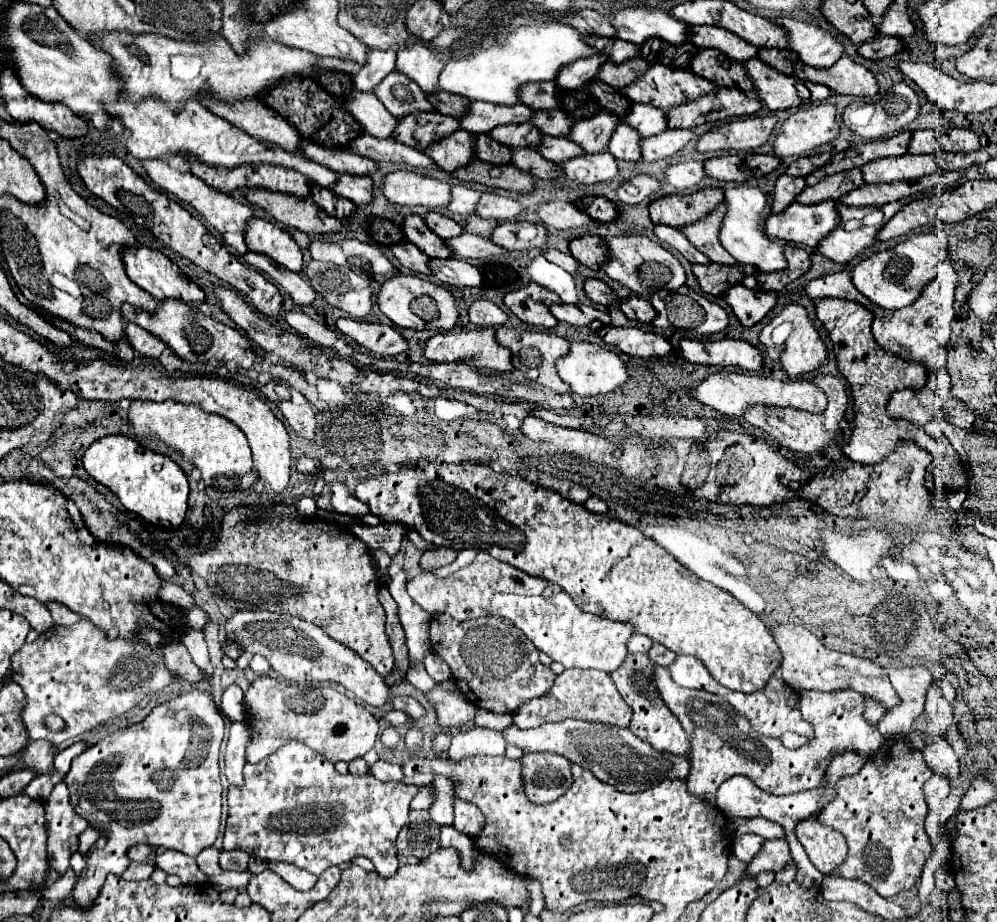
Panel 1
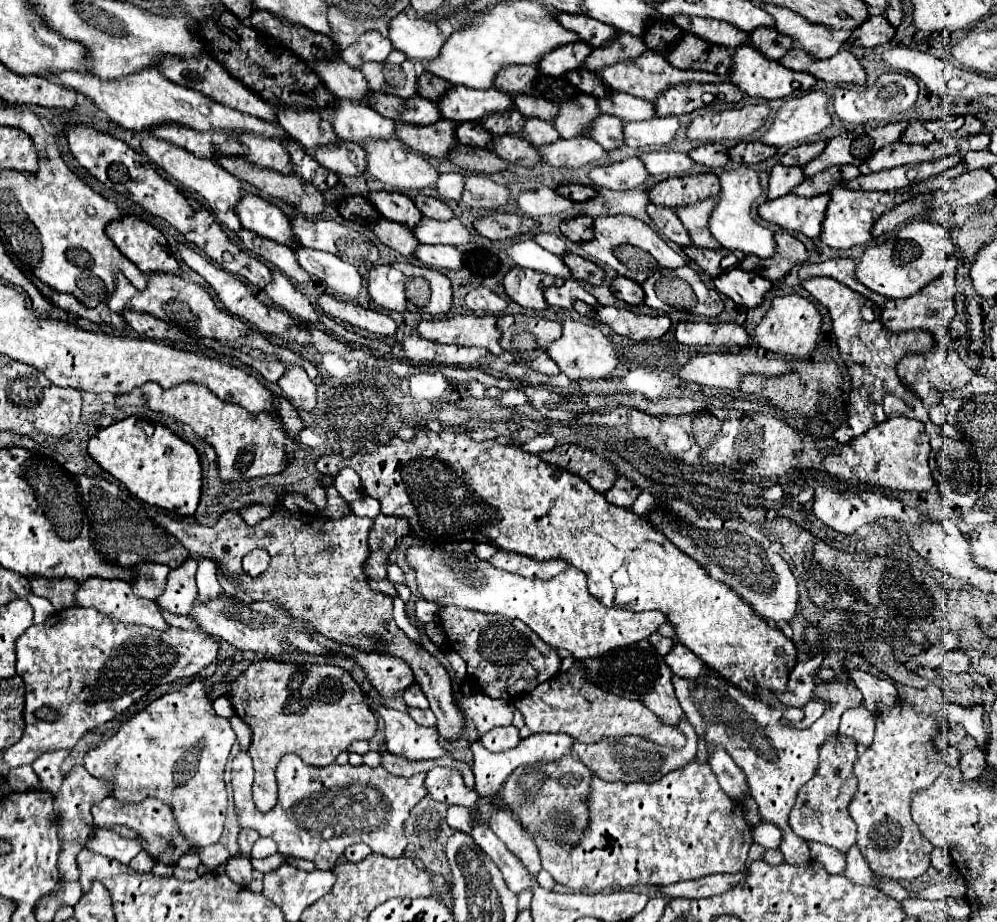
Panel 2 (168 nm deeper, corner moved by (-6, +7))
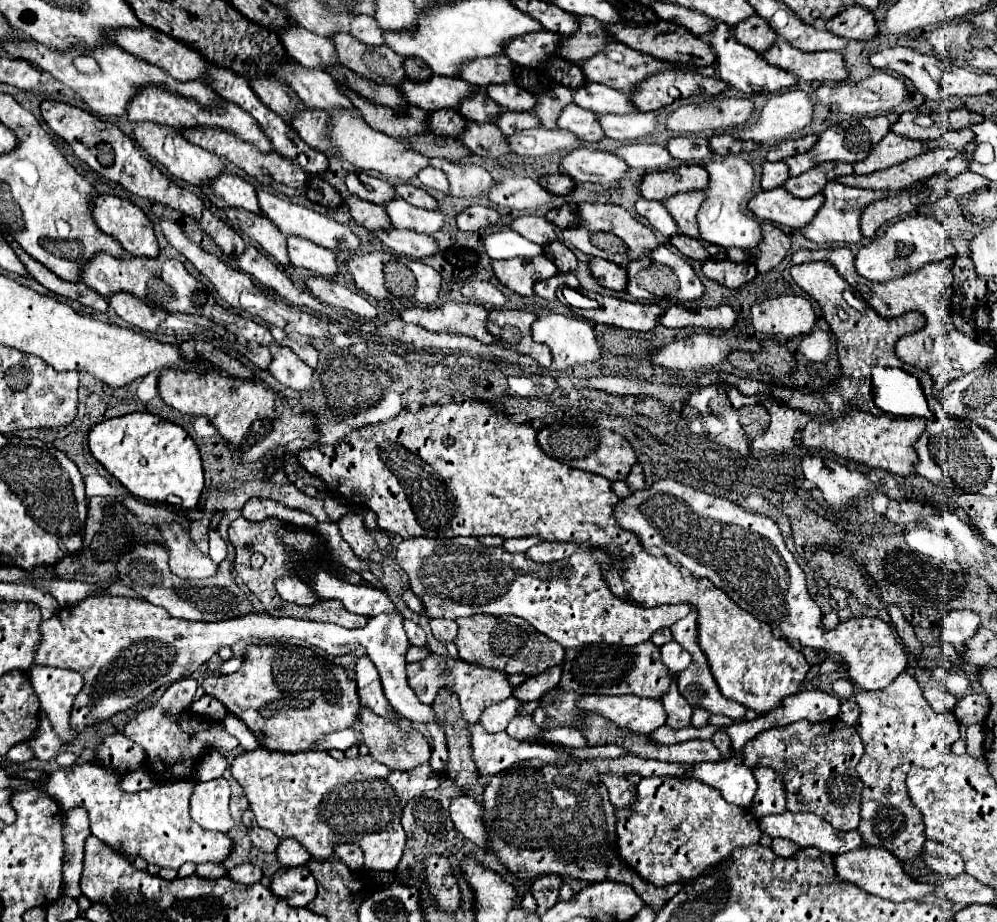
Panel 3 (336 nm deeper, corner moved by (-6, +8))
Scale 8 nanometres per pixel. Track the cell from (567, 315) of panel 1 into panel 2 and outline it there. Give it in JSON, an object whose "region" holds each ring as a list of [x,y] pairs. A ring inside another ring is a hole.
{"region":[[[567,279],[561,287],[547,287],[545,289],[545,299],[549,305],[555,307],[563,307],[563,309],[571,309],[575,301],[585,301],[587,305],[599,305],[597,299],[587,293],[575,279]]]}

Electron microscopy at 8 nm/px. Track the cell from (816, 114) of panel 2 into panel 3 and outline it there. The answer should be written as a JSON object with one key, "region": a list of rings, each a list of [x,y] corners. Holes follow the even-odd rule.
{"region":[[[785,92],[773,96],[765,104],[761,118],[737,130],[735,136],[753,142],[783,142],[813,122],[813,110],[815,102],[807,92]]]}

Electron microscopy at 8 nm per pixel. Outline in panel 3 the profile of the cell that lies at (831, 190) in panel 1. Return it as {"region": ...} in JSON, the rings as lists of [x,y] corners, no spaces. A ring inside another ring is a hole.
{"region":[[[827,162],[827,164],[819,164],[811,170],[803,172],[801,176],[789,178],[785,182],[785,188],[795,198],[809,198],[809,196],[819,194],[827,182],[835,180],[841,174],[853,174],[853,166],[839,164],[839,162]]]}

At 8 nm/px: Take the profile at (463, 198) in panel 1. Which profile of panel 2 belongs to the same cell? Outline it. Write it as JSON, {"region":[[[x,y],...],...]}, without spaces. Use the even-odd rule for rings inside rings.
{"region":[[[439,173],[435,181],[435,189],[443,199],[459,201],[459,195],[463,193],[463,175],[461,173]]]}

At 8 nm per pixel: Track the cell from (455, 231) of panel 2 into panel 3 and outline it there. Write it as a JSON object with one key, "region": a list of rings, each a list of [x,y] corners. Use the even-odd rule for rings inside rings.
{"region":[[[395,198],[385,204],[385,212],[389,214],[393,226],[401,230],[415,230],[419,234],[435,234],[445,226],[445,216],[435,210],[423,210],[417,206],[407,204],[403,198]]]}

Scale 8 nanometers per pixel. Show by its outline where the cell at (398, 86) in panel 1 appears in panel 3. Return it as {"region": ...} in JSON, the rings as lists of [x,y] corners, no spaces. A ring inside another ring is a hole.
{"region":[[[337,34],[333,38],[337,46],[337,56],[343,66],[353,70],[355,74],[379,82],[379,84],[391,84],[399,86],[405,82],[405,70],[403,62],[405,58],[399,58],[389,46],[363,46],[359,40],[355,40],[351,34]]]}

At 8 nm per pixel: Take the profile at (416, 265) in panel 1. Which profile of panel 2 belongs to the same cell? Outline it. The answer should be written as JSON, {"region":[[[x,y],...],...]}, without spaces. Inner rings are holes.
{"region":[[[377,219],[373,225],[373,233],[377,235],[377,239],[395,249],[397,253],[405,255],[405,257],[413,257],[413,251],[419,243],[415,243],[415,237],[409,233],[407,225],[389,221],[389,219]]]}

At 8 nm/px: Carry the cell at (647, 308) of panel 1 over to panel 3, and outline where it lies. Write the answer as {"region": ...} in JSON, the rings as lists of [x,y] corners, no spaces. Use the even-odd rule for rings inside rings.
{"region":[[[591,258],[591,272],[593,278],[613,292],[625,292],[627,290],[627,270],[621,266],[615,266],[613,262],[607,262],[603,258]]]}

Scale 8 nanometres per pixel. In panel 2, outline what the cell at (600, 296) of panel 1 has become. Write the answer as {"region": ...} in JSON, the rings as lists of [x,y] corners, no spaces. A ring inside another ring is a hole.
{"region":[[[565,253],[561,259],[563,259],[563,263],[569,267],[573,279],[577,279],[577,281],[587,281],[587,283],[593,283],[593,285],[599,285],[599,283],[601,283],[601,279],[603,279],[603,269],[601,269],[599,265],[595,265],[593,261],[583,259],[583,257],[579,257],[579,255],[573,255],[573,253]]]}

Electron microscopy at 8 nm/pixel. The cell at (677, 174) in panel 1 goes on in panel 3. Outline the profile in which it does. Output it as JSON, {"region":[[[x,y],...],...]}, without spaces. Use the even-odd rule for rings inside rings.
{"region":[[[625,144],[615,148],[615,154],[627,162],[629,168],[645,170],[645,172],[661,172],[663,166],[673,162],[673,156],[667,148],[659,144]]]}

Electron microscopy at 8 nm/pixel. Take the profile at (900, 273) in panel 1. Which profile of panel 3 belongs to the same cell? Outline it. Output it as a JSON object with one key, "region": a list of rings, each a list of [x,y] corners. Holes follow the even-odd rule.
{"region":[[[911,216],[891,224],[885,236],[861,246],[855,258],[855,268],[859,276],[871,282],[889,282],[919,270],[921,266],[927,264],[927,258],[947,258],[947,256],[955,256],[947,230],[933,216]]]}

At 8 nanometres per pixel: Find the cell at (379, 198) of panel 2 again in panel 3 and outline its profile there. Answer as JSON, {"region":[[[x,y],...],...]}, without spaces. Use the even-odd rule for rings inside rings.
{"region":[[[365,172],[347,174],[345,184],[351,194],[355,194],[367,202],[375,202],[379,206],[383,206],[383,202],[391,202],[391,198],[397,198],[395,188],[389,182],[385,182],[381,178],[367,176]]]}

